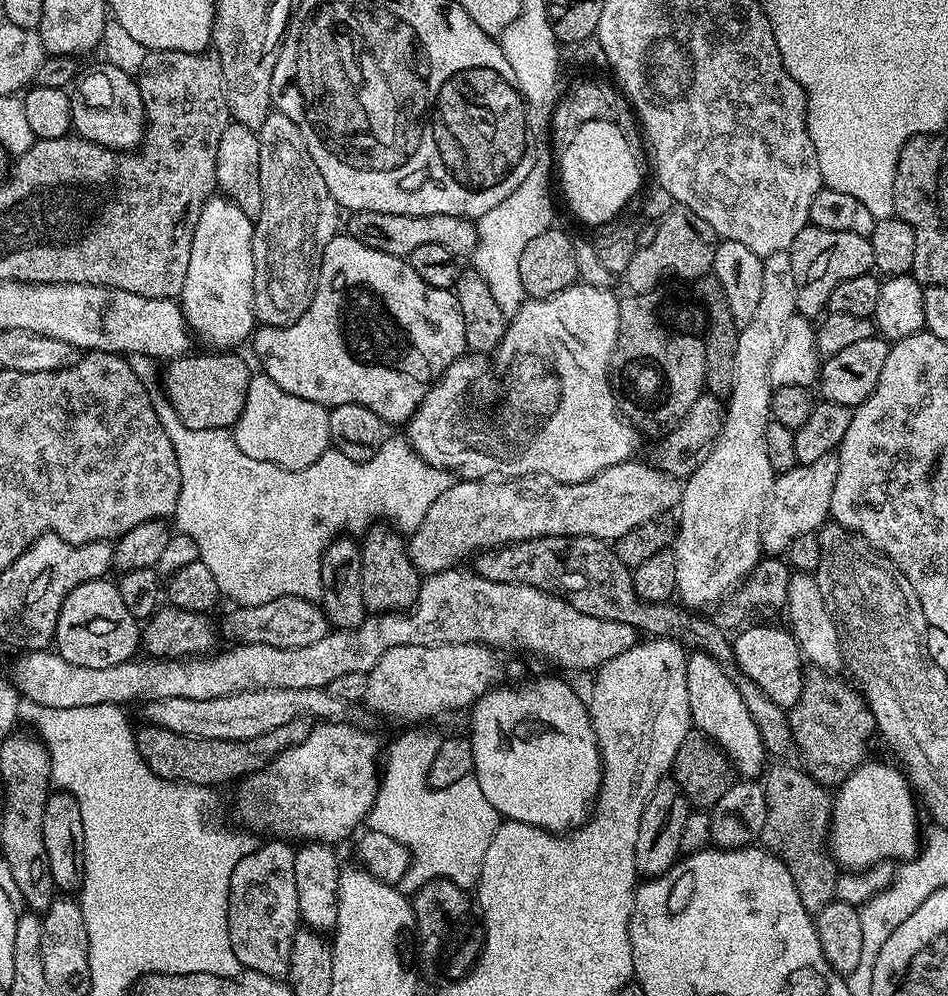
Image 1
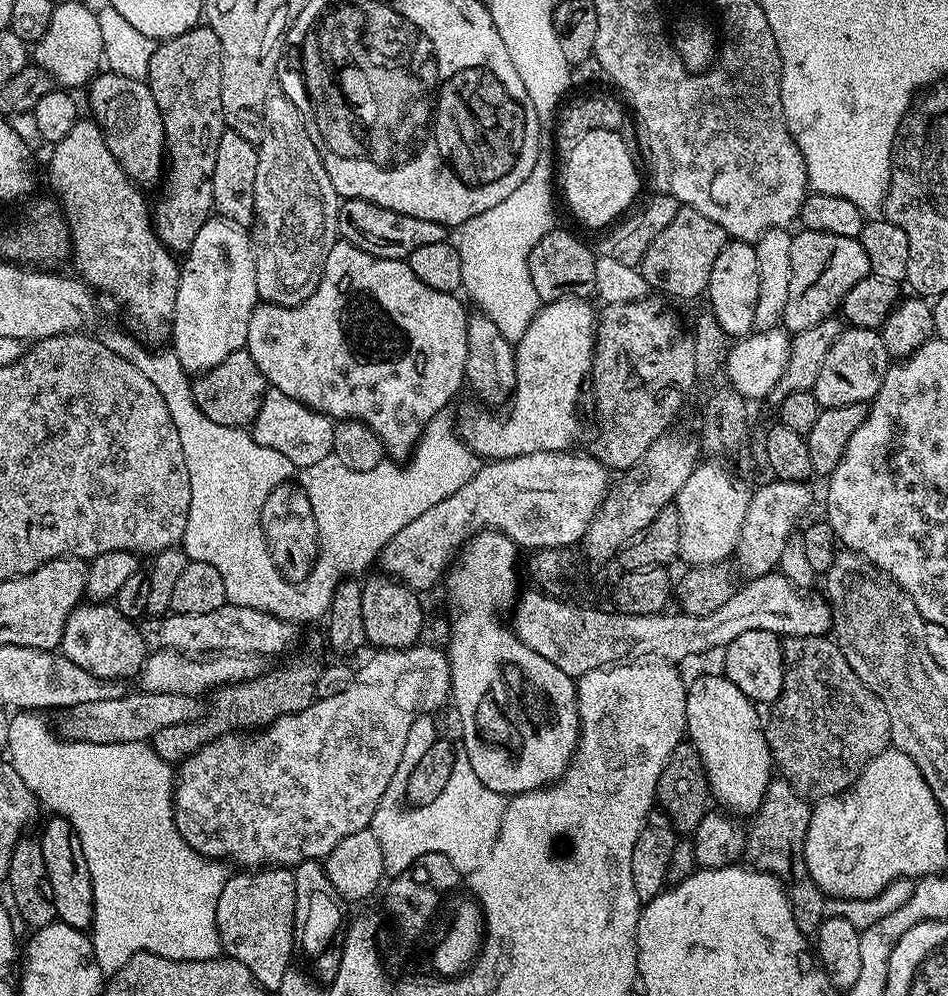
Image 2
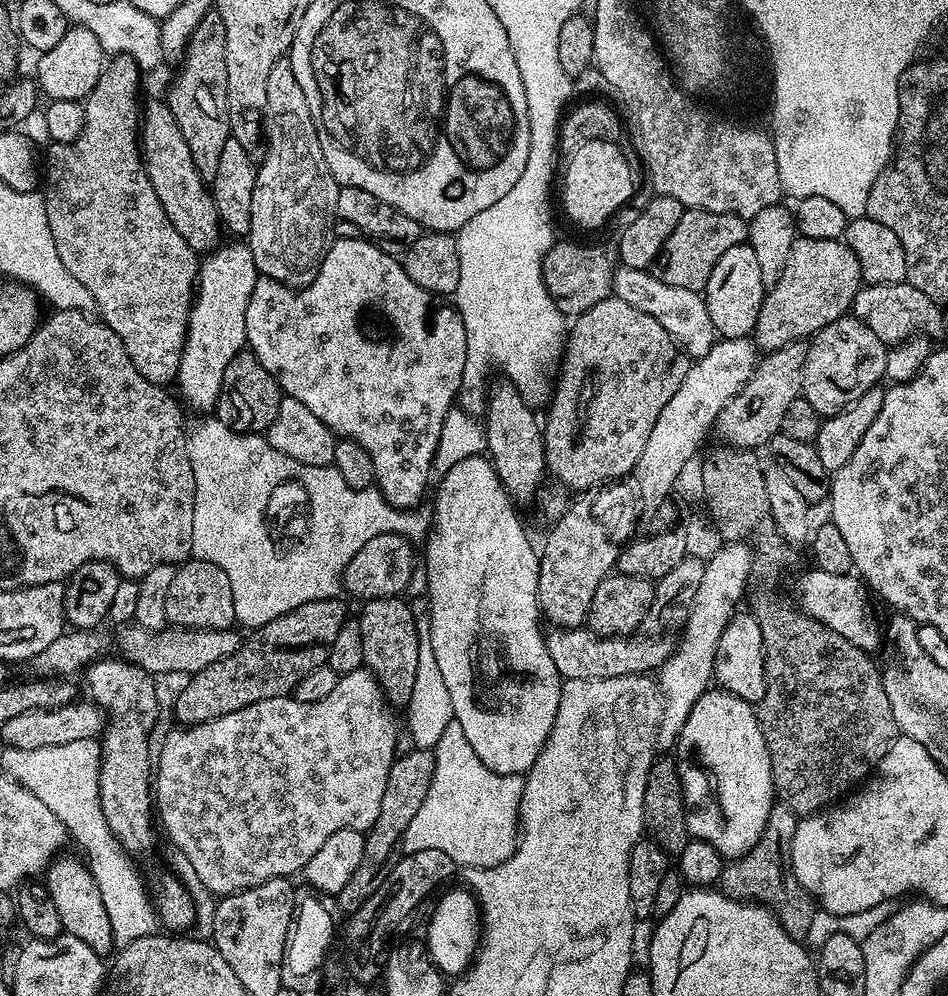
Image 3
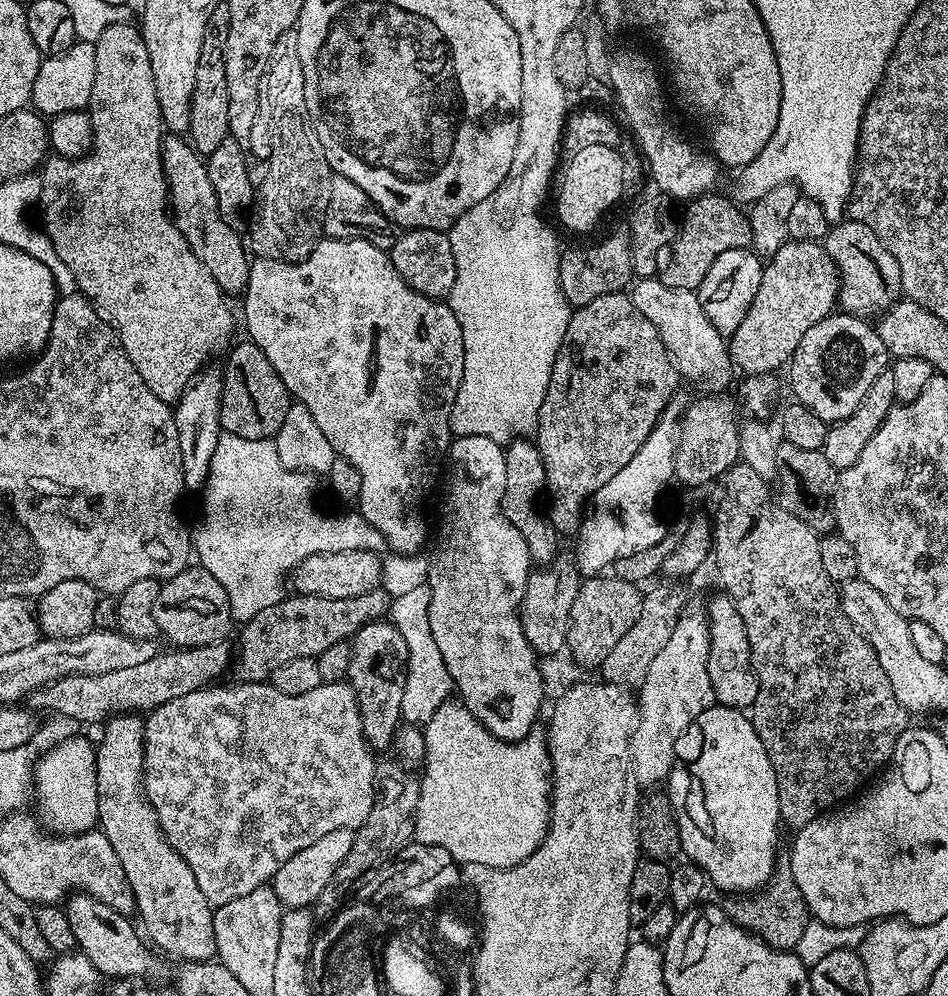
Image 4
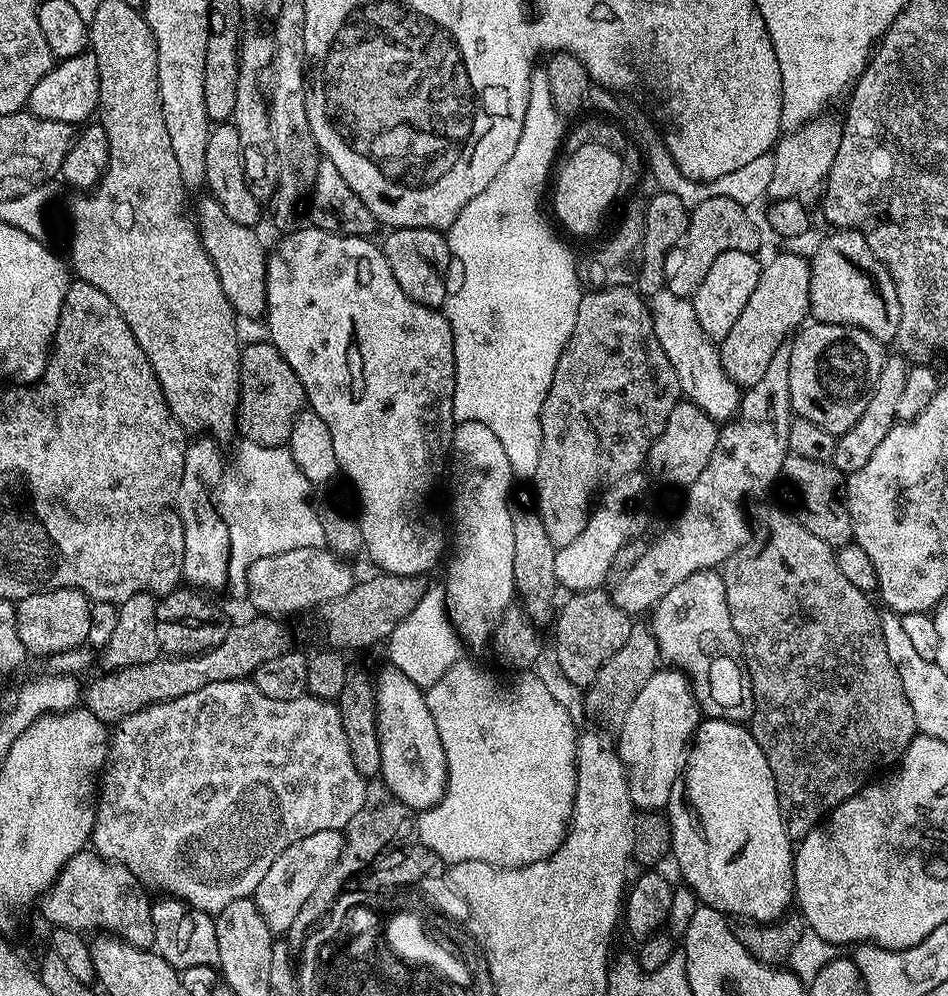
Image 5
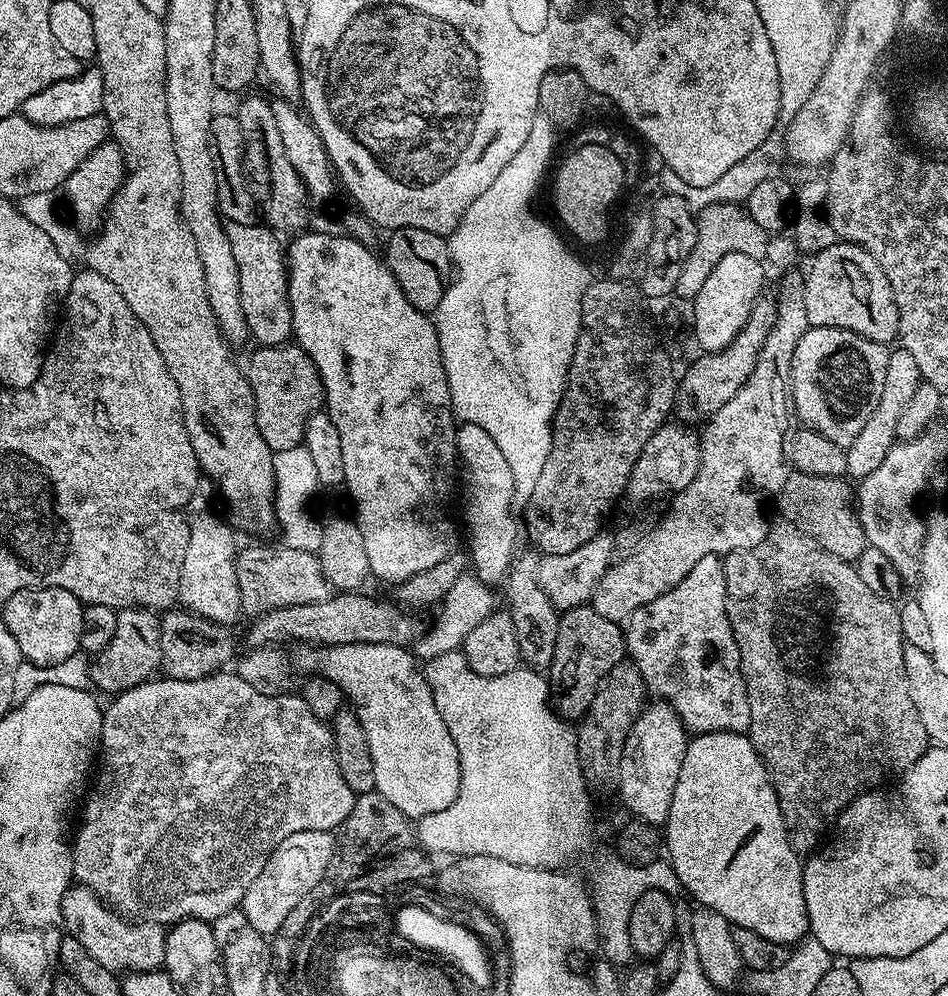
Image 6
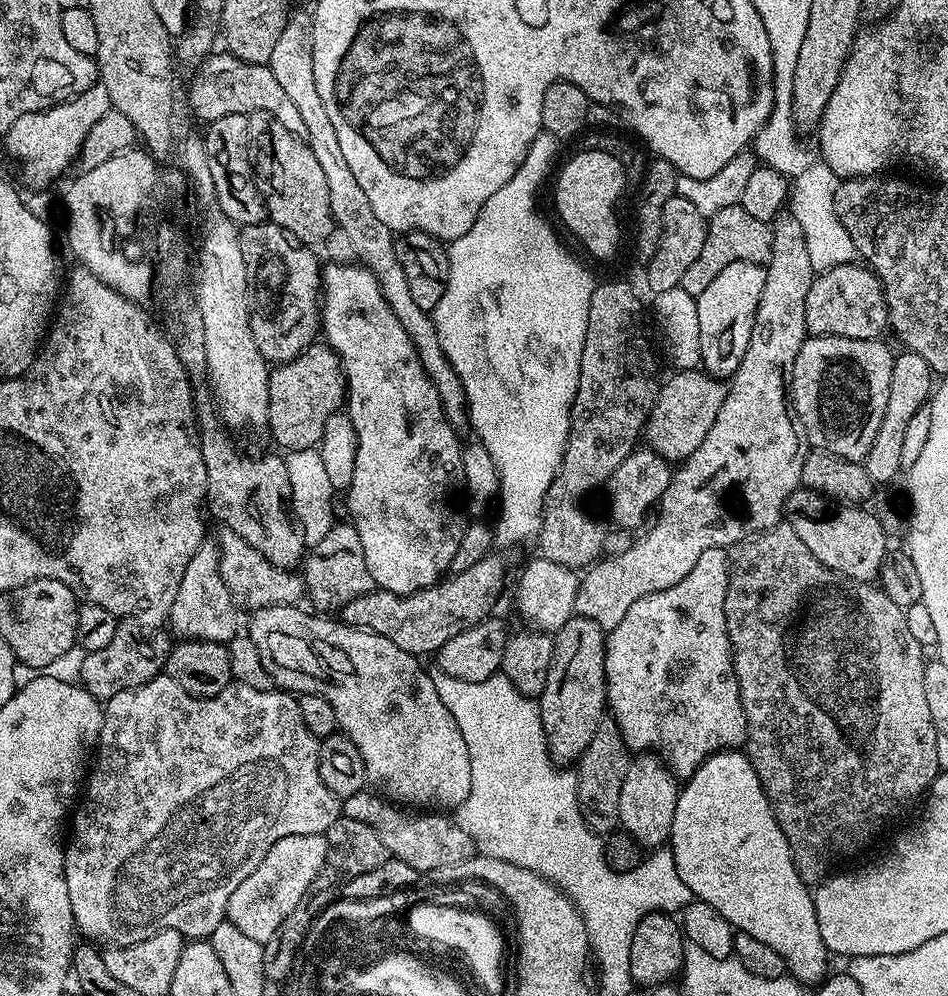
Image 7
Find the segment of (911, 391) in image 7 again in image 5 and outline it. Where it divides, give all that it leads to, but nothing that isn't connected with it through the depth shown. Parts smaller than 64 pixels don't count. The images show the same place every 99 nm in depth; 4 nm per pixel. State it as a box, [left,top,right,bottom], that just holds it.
[830,355,910,474]

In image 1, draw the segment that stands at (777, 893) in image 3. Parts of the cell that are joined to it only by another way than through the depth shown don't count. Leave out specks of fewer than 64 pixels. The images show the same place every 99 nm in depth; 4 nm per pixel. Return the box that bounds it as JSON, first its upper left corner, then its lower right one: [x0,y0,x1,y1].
[762,762,838,914]

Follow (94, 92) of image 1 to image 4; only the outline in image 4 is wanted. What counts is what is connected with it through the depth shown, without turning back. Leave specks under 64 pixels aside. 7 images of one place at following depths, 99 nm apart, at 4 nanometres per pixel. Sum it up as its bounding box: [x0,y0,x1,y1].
[162,134,250,297]

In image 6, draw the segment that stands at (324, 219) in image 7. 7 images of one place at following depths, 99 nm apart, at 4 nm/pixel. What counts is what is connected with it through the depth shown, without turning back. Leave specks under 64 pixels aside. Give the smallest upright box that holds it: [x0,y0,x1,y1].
[234,95,310,229]

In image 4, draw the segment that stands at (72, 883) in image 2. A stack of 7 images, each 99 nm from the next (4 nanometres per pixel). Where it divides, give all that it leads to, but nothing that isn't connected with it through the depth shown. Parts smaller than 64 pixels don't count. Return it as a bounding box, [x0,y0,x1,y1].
[66,892,155,978]

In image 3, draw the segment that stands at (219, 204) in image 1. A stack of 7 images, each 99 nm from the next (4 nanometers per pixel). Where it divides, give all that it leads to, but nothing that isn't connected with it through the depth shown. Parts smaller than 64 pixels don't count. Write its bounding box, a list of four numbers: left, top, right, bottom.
[175,243,258,414]

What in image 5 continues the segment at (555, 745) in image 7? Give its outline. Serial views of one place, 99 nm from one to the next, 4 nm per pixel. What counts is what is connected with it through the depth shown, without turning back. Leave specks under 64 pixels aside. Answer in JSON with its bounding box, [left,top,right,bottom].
[554,587,634,690]

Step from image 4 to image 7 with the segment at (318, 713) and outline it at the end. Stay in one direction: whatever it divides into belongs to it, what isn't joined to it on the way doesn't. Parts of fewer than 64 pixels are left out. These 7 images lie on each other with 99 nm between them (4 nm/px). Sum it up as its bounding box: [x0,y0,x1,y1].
[64,674,342,948]

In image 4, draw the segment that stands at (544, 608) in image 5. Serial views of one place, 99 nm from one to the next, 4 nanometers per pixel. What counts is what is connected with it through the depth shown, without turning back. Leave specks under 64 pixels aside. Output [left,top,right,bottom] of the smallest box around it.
[502,438,561,566]

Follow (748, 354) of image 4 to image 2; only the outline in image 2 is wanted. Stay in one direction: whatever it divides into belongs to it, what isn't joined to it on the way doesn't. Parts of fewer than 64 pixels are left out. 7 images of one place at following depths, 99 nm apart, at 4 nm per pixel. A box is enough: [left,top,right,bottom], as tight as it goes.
[782,230,872,333]

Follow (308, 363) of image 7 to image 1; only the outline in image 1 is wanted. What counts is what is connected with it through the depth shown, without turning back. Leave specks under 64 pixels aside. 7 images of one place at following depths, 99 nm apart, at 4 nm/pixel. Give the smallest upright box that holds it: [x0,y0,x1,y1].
[162,350,254,430]

